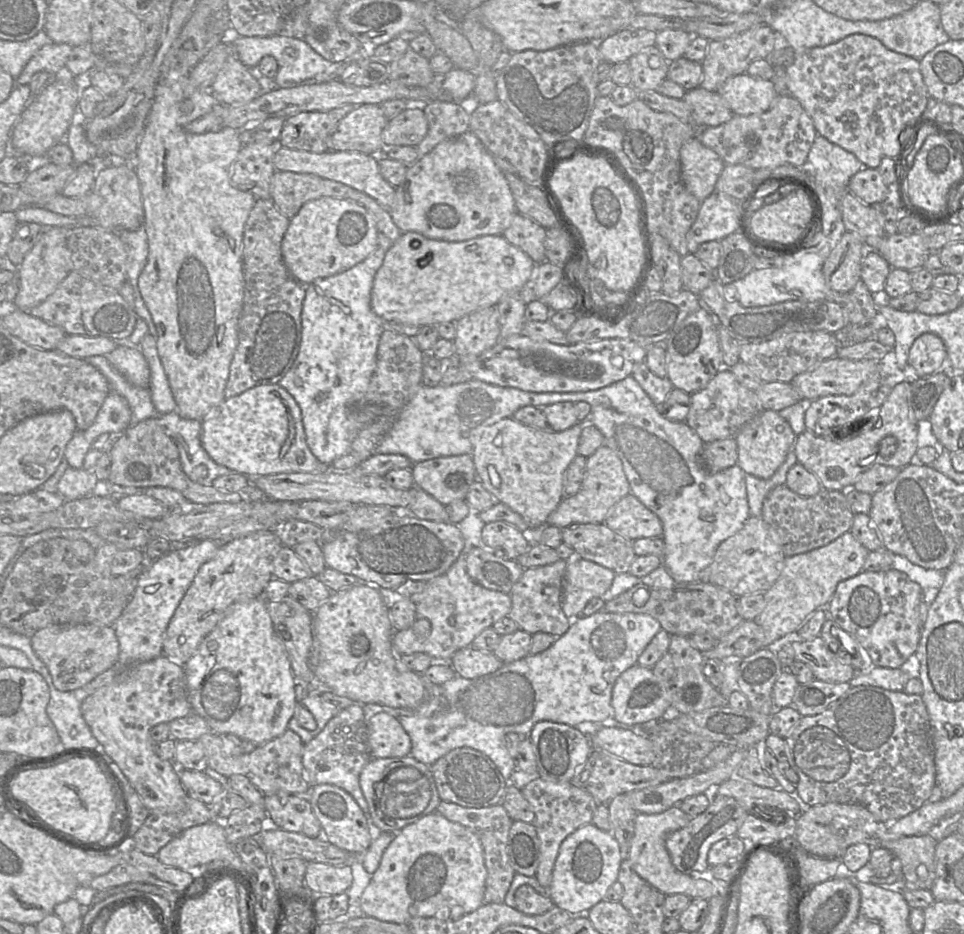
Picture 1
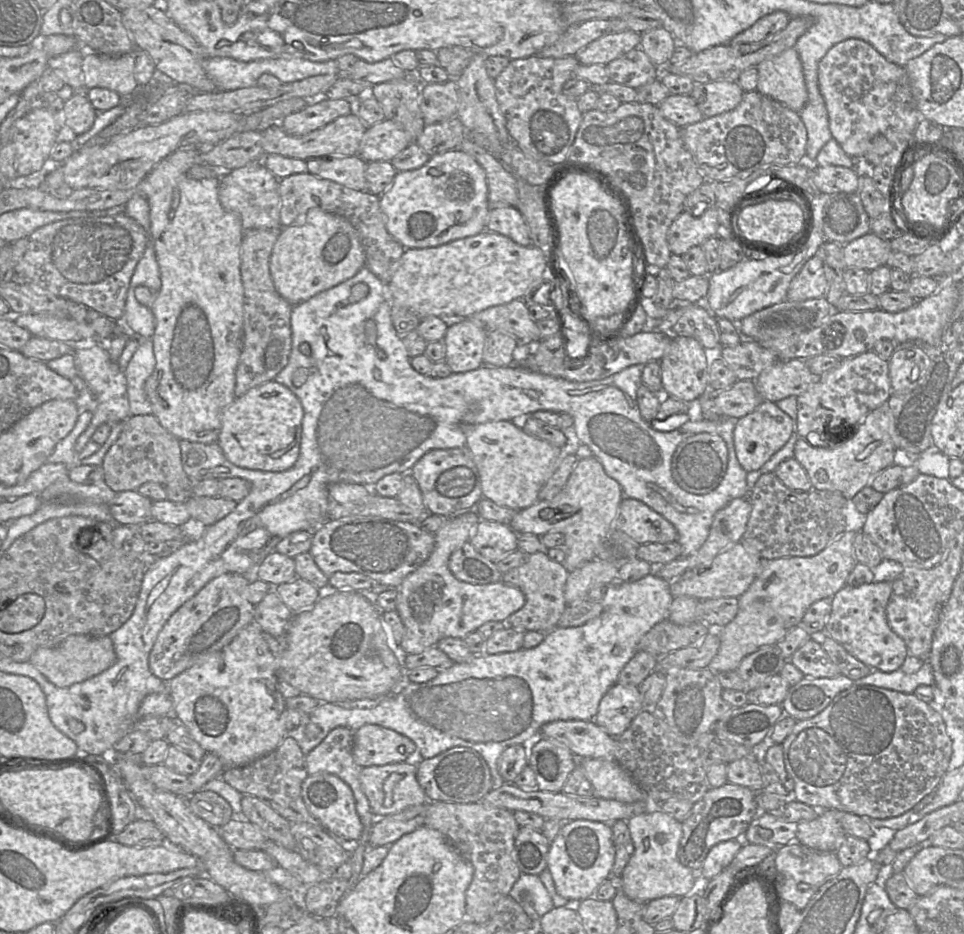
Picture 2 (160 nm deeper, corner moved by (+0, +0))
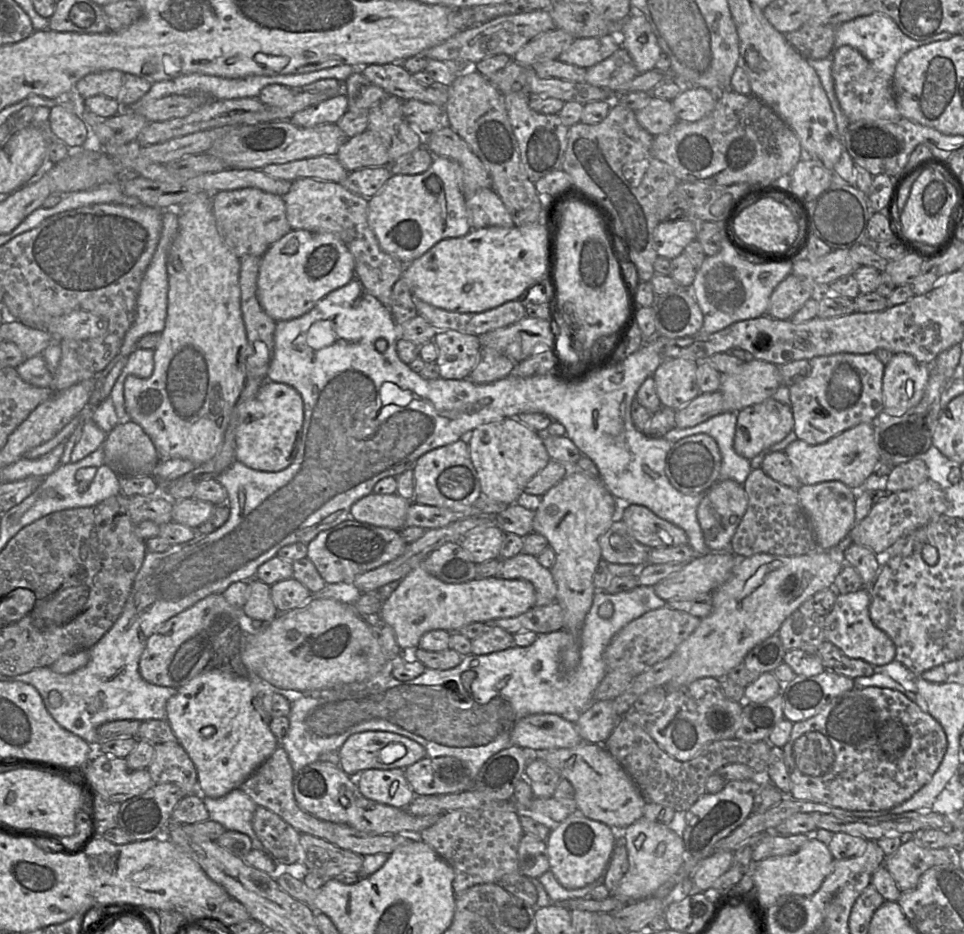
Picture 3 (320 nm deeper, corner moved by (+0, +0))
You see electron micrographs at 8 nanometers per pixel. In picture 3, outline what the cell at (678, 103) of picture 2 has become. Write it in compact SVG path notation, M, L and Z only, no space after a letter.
M654 96L644 108L635 111L635 116L640 126L652 136L667 132L679 121L672 101Z

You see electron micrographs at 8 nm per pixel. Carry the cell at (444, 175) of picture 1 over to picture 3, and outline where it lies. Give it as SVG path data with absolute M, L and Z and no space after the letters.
M432 154L430 167L420 174L391 174L379 191L368 199L368 224L380 247L404 264L422 256L437 242L467 234L471 227L467 218L465 197L460 190L463 169L455 160Z

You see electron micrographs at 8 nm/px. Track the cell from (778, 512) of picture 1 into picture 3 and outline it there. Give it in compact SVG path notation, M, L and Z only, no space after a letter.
M761 468L750 472L743 487L748 506L732 537L730 543L732 553L744 558L756 554L793 557L818 549L814 532L800 504L797 490L774 481Z

